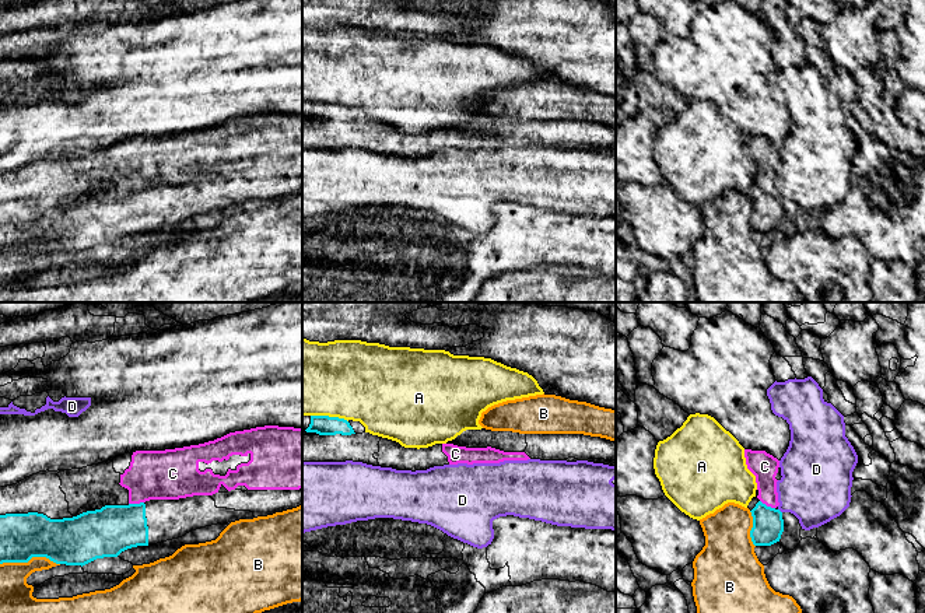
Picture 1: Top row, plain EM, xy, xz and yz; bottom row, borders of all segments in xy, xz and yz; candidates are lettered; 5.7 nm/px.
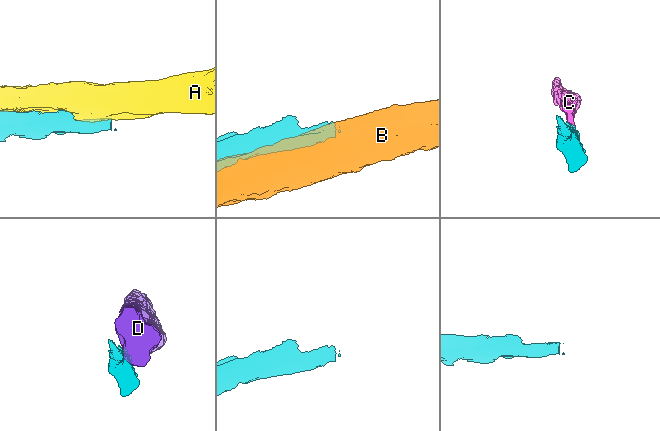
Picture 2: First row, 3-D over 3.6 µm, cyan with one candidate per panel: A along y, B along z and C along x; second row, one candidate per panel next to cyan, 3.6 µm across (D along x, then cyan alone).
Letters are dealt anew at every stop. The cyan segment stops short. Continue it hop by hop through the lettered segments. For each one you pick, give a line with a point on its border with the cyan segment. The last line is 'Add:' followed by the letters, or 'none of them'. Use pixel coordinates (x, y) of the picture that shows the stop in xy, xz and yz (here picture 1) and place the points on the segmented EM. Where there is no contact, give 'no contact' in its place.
C: meets cyan in xy at (136, 504)
Add: C

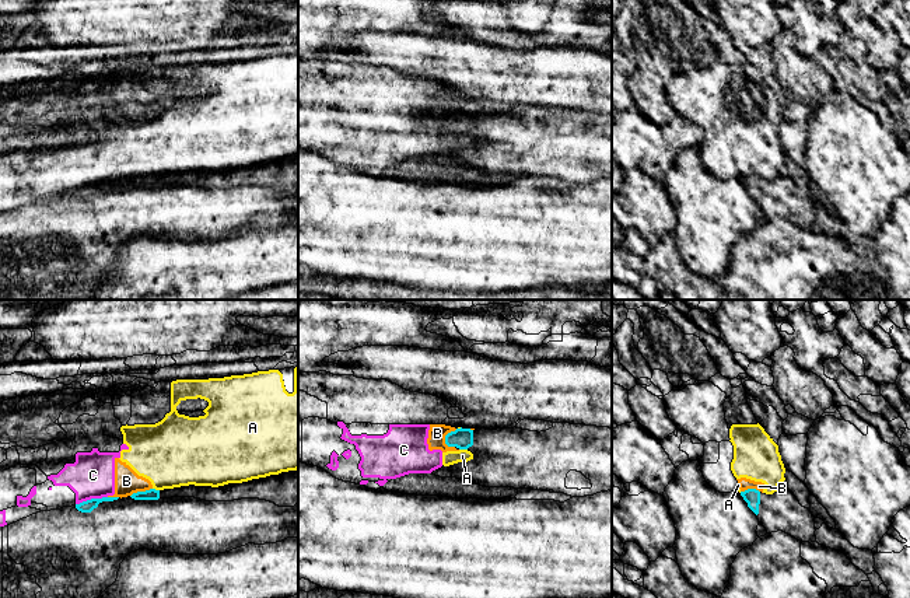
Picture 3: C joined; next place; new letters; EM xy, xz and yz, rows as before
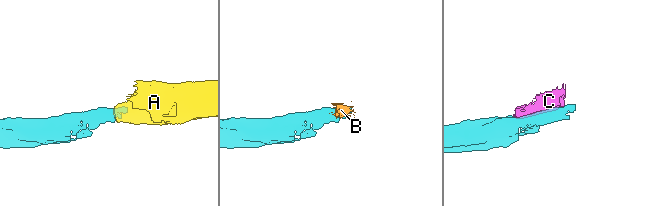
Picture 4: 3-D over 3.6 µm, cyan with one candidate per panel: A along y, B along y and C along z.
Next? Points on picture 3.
Add: none of them

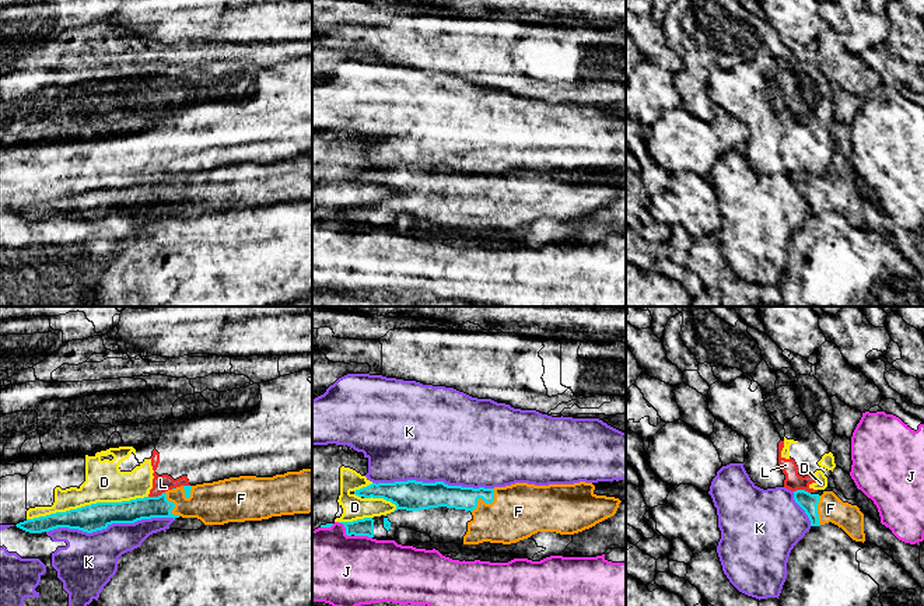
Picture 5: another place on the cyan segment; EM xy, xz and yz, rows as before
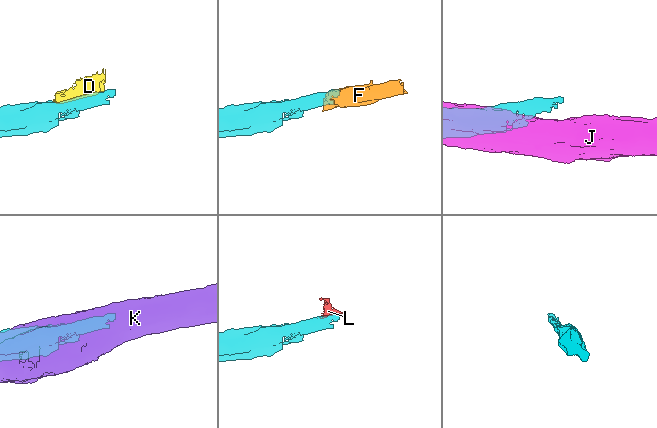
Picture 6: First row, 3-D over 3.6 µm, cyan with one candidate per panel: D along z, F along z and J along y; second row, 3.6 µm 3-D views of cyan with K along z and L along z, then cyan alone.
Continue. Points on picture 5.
F: meets cyan in xz at (485, 501)
Add: F

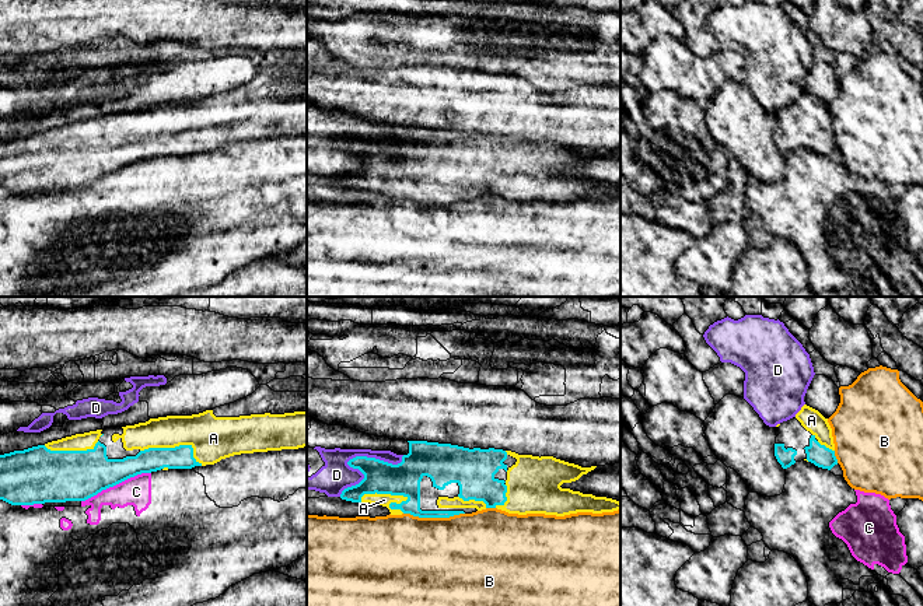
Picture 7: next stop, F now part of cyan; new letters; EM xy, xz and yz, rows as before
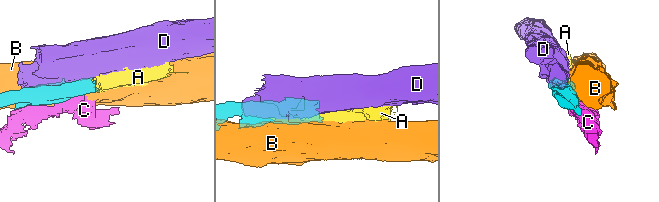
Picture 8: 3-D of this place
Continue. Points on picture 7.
A: meets cyan in xz at (383, 493)
Add: A

